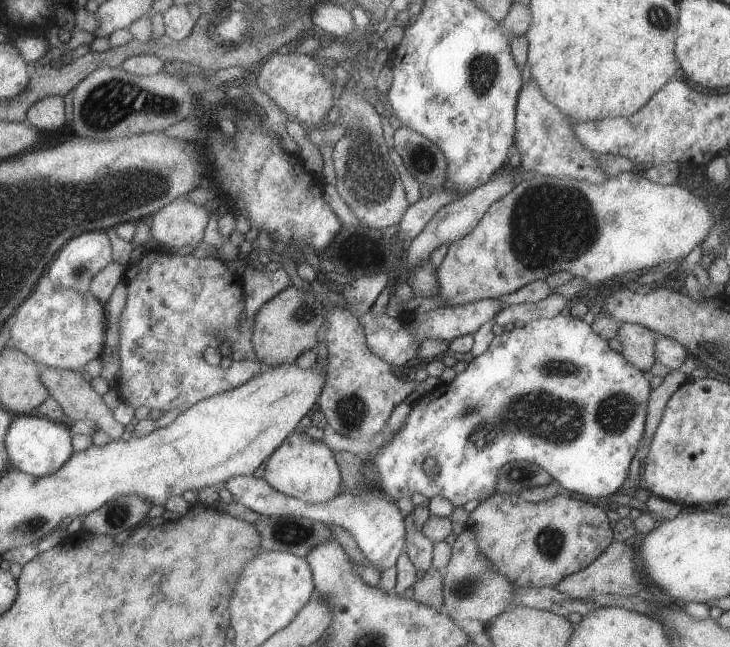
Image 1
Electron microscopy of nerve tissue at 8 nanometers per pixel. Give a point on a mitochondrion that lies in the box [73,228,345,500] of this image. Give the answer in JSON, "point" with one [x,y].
{"point":[301,315]}

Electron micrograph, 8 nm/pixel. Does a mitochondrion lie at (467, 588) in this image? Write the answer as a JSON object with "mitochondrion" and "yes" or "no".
{"mitochondrion":"yes"}

